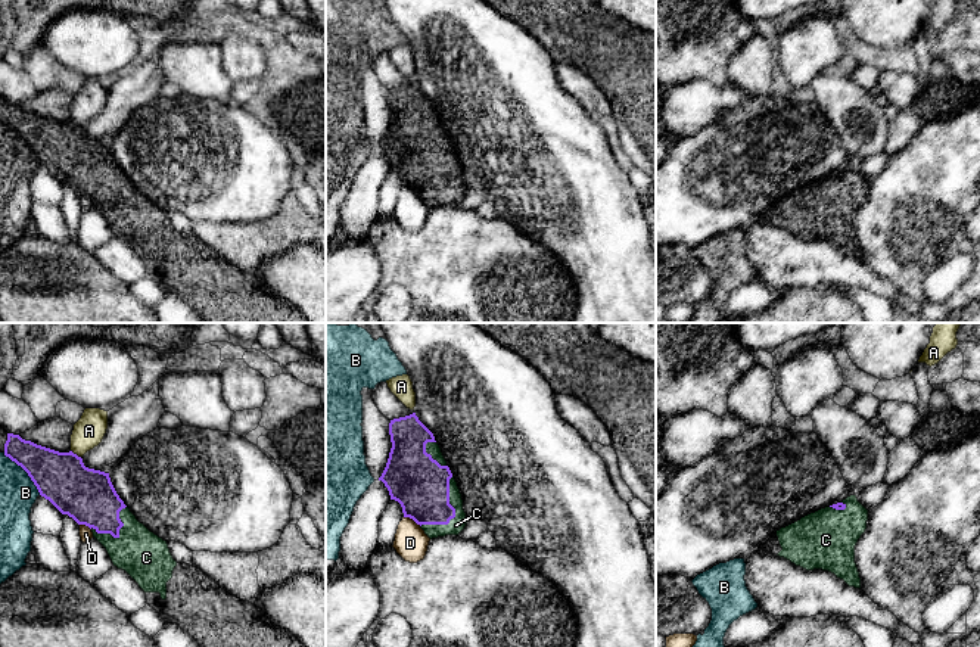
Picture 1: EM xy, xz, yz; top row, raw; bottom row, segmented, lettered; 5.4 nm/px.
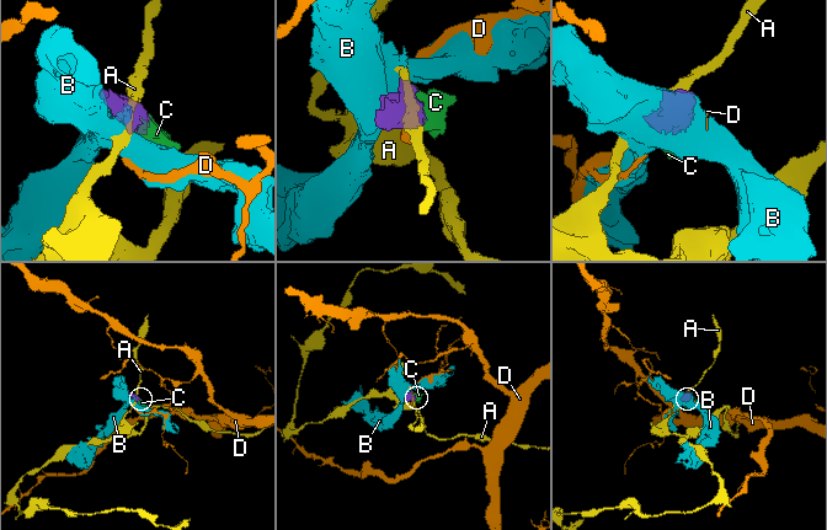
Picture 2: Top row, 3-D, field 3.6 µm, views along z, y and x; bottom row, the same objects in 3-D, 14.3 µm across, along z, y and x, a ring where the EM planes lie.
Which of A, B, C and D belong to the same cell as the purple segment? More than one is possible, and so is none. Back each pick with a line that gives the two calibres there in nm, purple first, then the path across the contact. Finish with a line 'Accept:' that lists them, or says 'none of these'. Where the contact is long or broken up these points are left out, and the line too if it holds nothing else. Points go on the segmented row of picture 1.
C: 300 nm thick on the purple side, 90 nm on the other
Accept: C

